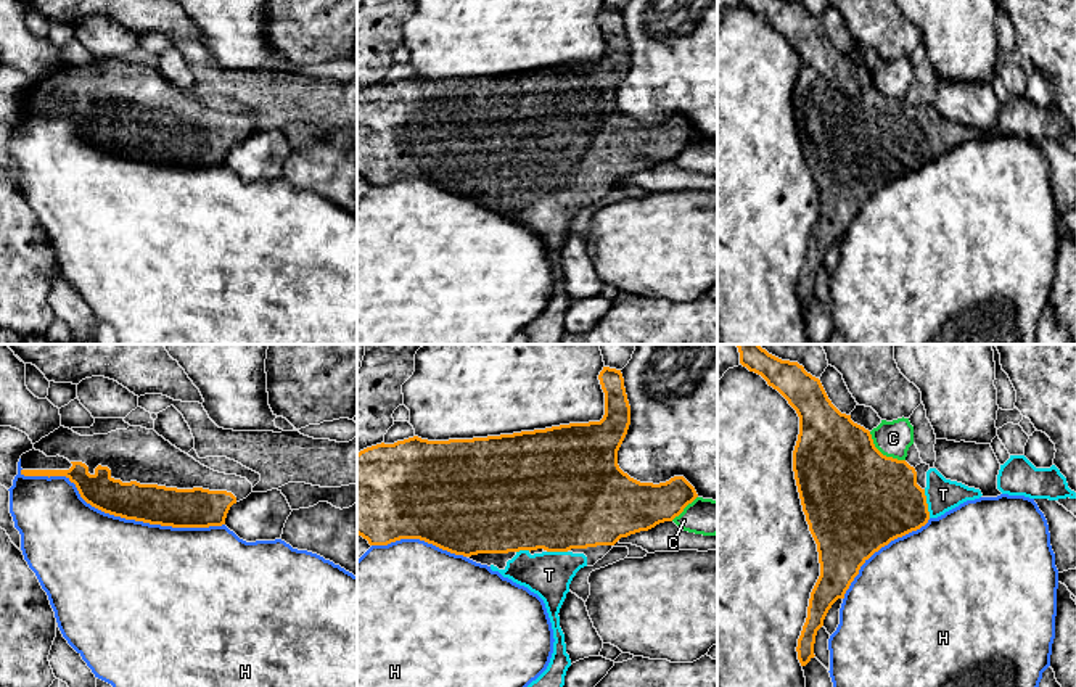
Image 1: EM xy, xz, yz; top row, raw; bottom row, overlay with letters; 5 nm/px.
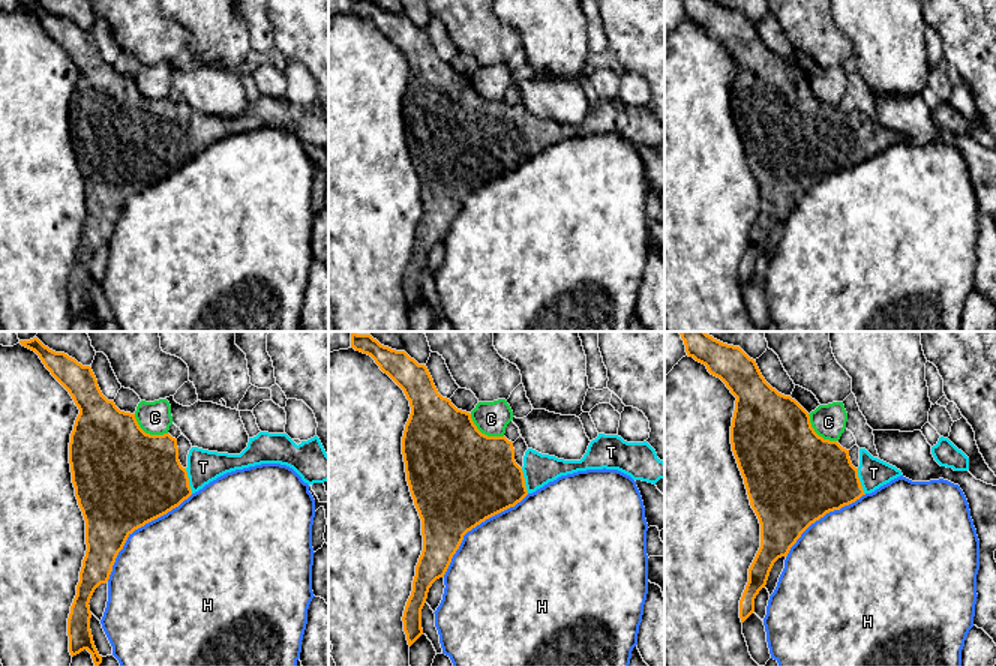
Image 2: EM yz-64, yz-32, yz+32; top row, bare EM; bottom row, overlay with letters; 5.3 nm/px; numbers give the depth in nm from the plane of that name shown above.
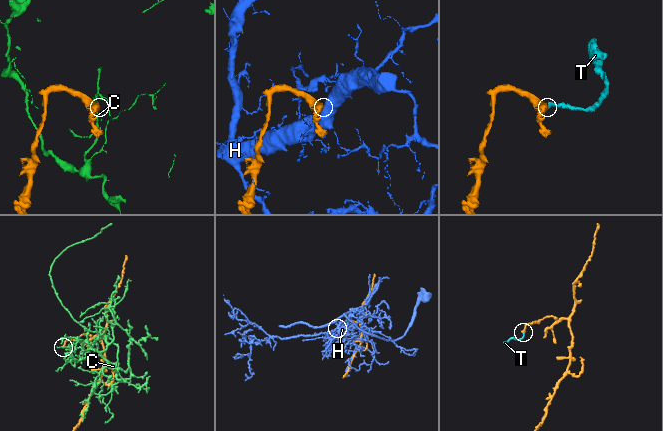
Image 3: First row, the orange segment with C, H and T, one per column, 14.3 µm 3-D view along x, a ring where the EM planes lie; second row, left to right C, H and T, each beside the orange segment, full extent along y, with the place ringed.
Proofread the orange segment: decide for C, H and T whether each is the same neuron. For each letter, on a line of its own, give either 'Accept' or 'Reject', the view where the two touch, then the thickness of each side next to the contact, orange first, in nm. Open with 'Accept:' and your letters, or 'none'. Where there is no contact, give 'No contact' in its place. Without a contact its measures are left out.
Accept: T
C: Reject. Touches orange in yz. Thickness 500 nm (orange) against 180 nm
H: Reject. Touches orange in xy. Thickness 200 nm (orange) against 480 nm
T: Accept. Touches orange in yz. Thickness 440 nm (orange) against 160 nm

